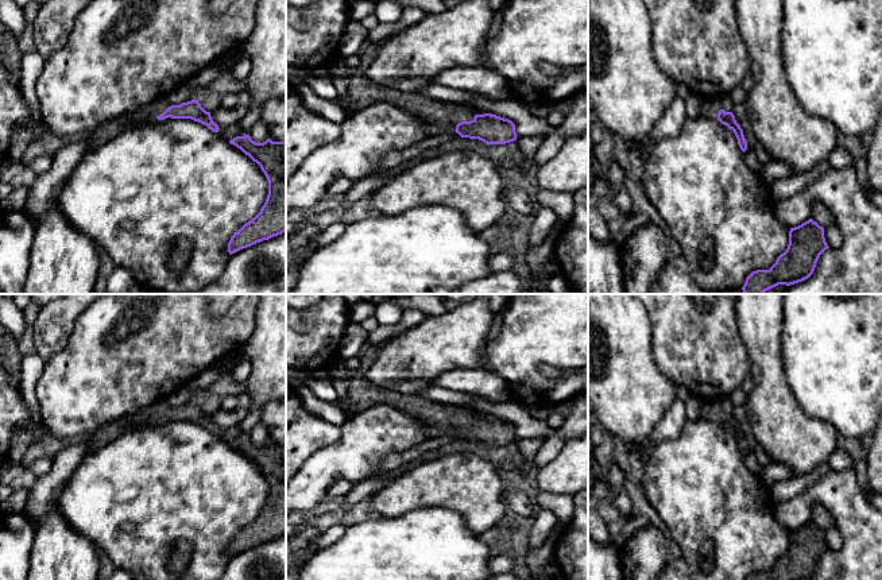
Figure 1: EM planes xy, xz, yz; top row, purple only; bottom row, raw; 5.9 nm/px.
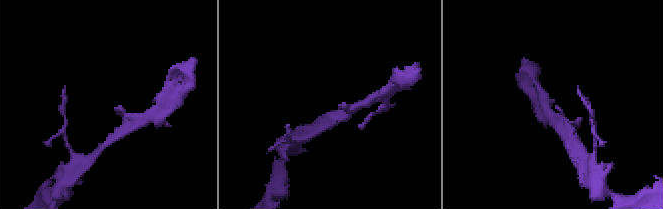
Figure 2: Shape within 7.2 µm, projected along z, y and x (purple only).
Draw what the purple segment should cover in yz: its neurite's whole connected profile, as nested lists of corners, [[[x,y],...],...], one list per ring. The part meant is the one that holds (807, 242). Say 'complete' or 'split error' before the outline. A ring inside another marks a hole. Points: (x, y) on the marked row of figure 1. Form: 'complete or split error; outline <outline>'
complete; outline [[[809,219],[790,228],[789,244],[769,270],[753,271],[742,287],[744,294],[763,294],[778,285],[794,285],[808,279],[820,255],[828,250],[824,228]]]

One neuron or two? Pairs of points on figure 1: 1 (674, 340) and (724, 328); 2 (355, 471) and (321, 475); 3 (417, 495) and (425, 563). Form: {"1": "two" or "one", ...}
{"1": "one", "2": "one", "3": "two"}

